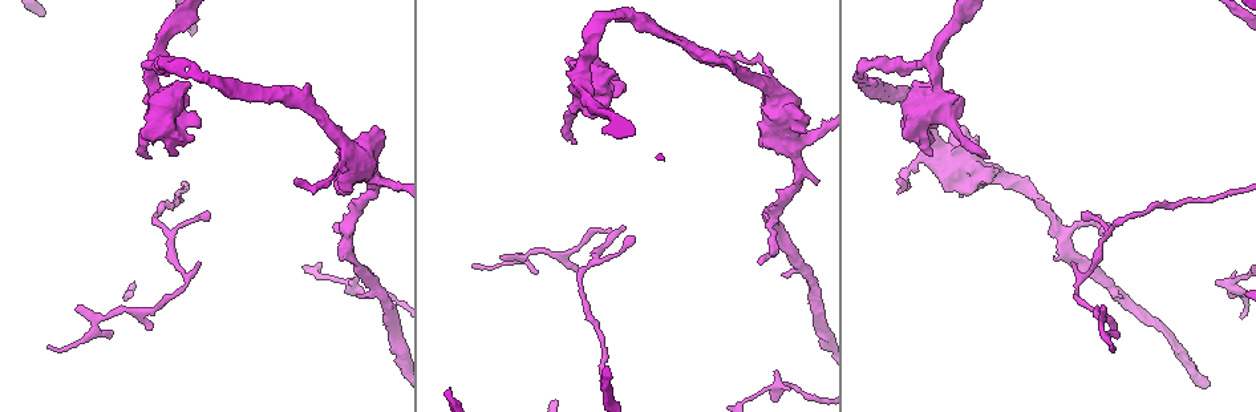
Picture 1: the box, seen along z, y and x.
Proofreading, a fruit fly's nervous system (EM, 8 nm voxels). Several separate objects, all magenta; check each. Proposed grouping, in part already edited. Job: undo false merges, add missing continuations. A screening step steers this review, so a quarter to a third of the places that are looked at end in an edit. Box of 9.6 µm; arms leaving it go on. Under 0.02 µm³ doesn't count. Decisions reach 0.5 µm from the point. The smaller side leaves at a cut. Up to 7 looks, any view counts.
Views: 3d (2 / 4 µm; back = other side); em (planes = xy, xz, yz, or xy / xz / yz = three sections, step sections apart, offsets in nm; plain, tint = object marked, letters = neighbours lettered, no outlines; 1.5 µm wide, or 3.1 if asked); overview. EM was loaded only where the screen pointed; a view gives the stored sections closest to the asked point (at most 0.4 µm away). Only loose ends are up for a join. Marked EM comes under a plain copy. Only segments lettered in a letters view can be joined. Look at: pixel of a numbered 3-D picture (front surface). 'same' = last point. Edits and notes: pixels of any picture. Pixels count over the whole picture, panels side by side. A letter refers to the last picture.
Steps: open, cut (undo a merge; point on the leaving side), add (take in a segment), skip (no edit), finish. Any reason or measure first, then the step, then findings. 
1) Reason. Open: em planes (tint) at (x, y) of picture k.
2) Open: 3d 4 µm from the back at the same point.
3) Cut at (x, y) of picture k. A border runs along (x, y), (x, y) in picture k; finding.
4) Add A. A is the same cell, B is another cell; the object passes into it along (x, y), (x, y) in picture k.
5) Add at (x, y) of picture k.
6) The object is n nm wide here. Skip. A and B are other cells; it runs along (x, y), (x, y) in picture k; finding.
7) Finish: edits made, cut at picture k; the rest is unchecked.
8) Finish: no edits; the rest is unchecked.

Free end. Open: 3d 2 µm at (761, 265) of picture 1.

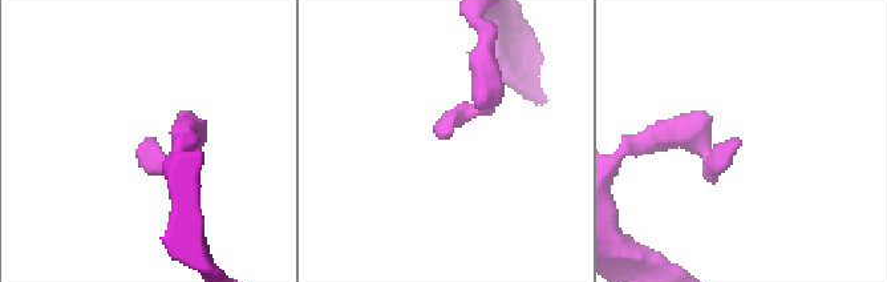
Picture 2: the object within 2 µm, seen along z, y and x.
Need the tissue. Open: em planes (letters) at (153, 139) of picture 2.

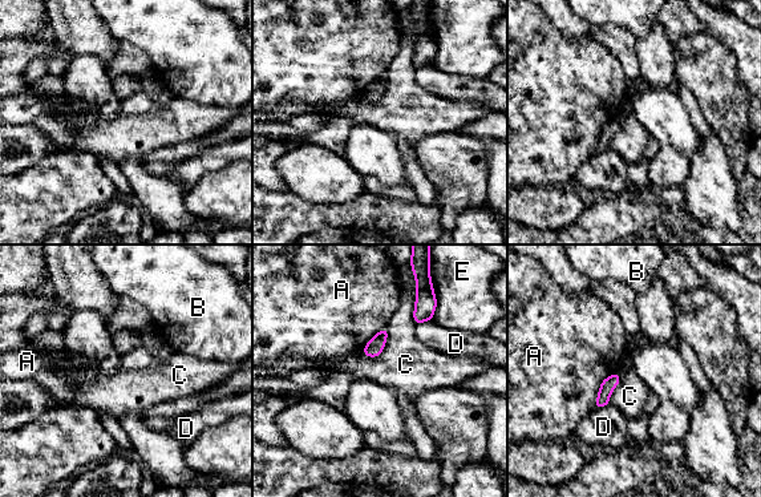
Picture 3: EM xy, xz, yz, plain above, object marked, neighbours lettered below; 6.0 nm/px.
The object is 90 nm wide here. Skip. A, B, C, D and E are other cells; none of them fits.

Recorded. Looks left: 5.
Thin end. Open: 3d 2 µm at (1113, 328) of picture 1.

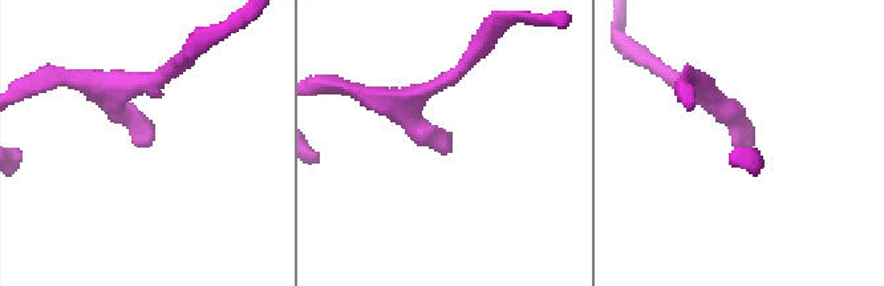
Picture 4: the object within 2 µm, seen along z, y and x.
Now the EM. Open: em planes (letters) at (735, 142) of picture 4.

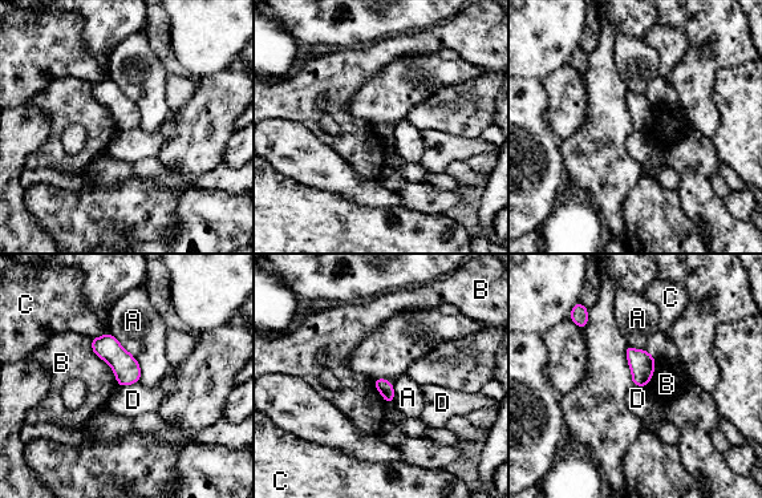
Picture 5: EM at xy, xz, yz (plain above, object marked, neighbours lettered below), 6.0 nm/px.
Skip. A, B, C and D are other cells; a border runs along (138, 380), (120, 387) in picture 5; none of them fits.

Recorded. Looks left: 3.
Calibre changes. Open: 3d 4 µm at (778, 93) of picture 1.

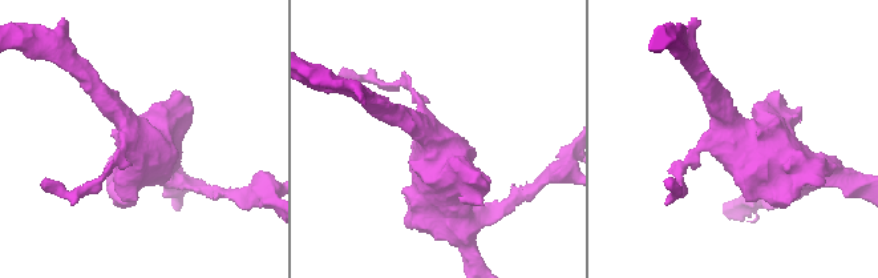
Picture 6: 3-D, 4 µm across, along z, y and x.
Open: em xz step 8 (tint) at (139, 137) of picture 6.

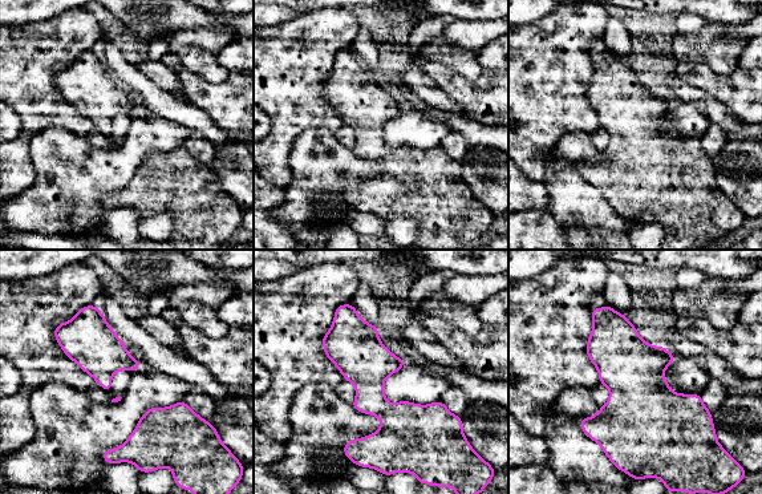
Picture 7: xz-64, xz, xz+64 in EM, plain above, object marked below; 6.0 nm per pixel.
Open: em planes (letters) at the same point.

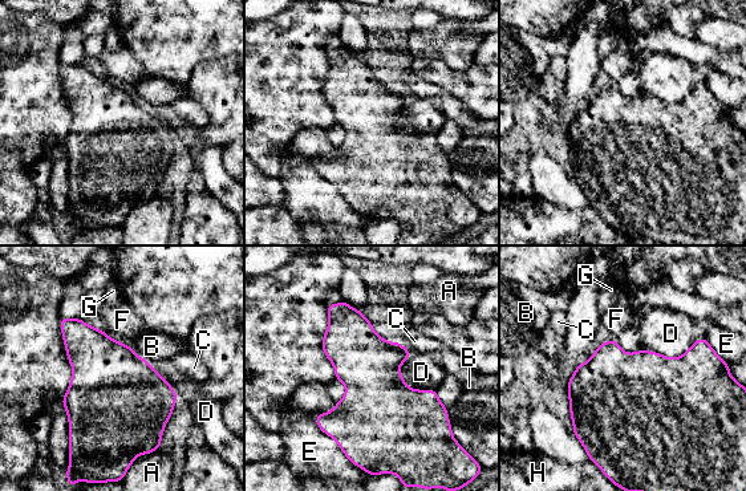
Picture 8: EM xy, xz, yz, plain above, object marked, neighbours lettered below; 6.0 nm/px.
Skip. A, B, C, D, E, F, G and H are other cells; a border runs along (704, 337), (674, 357), (640, 350) in picture 8; one cell here.

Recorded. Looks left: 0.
Finish: no edits; the rest is unchecked.

